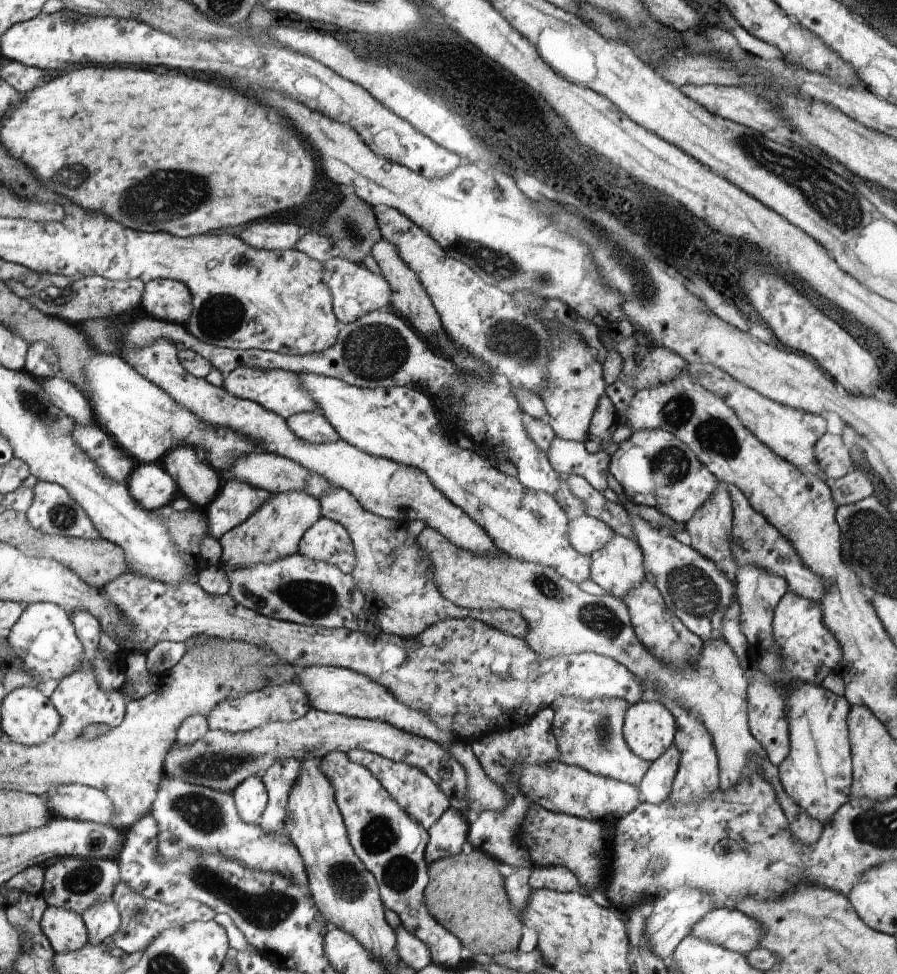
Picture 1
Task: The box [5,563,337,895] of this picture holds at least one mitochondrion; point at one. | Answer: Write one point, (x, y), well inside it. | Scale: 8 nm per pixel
(221, 765)

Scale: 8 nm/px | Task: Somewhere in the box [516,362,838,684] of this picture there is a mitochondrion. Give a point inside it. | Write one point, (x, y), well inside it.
(715, 435)

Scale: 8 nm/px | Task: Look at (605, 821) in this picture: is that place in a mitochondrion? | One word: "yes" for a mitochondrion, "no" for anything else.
no

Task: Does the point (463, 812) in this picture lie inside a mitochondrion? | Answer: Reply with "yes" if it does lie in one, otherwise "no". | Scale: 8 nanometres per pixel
no

